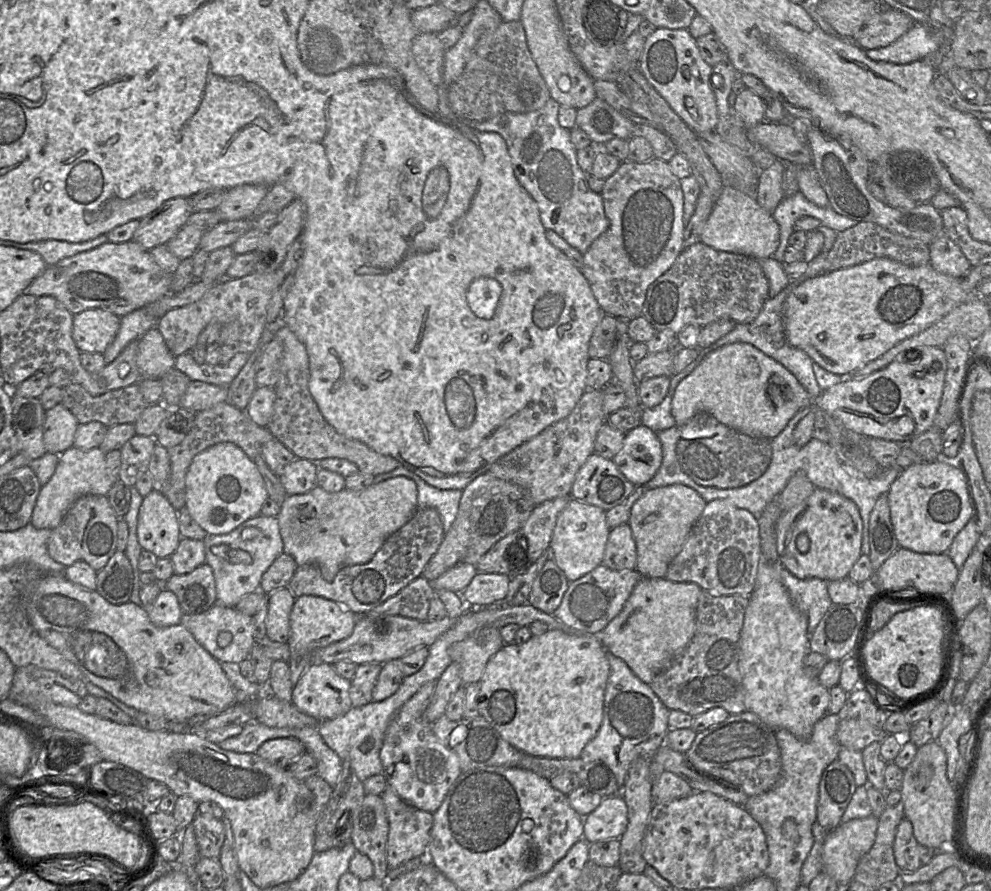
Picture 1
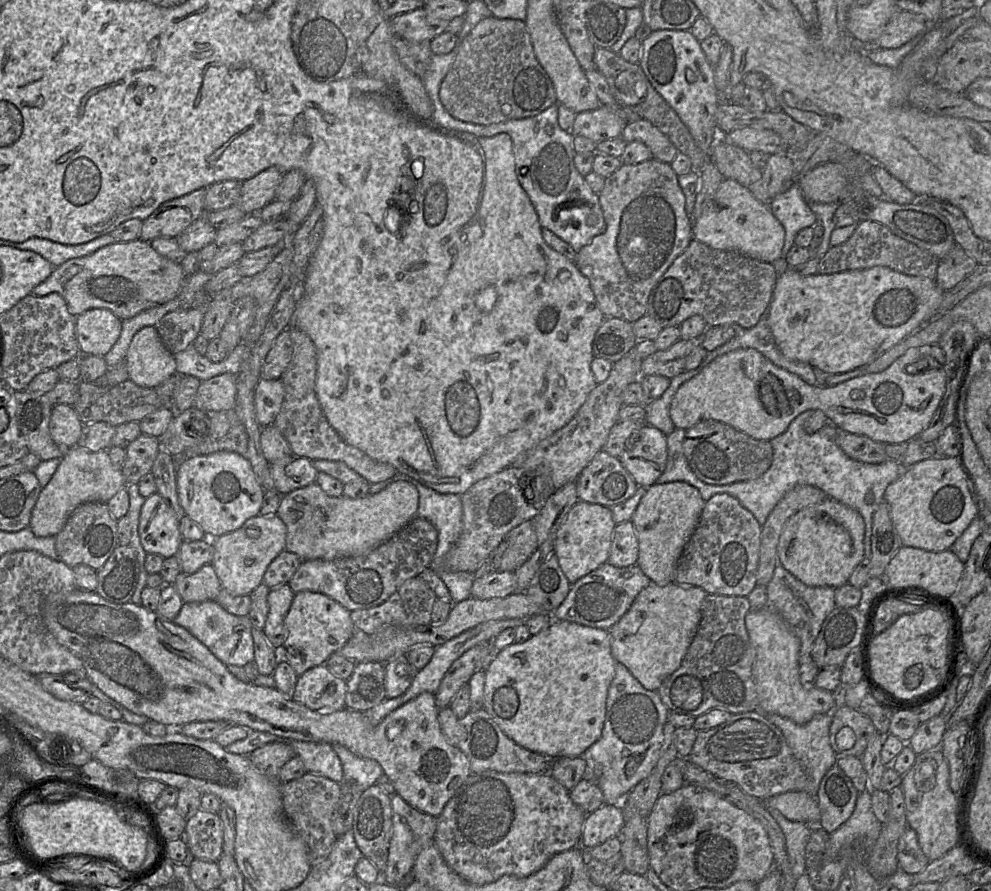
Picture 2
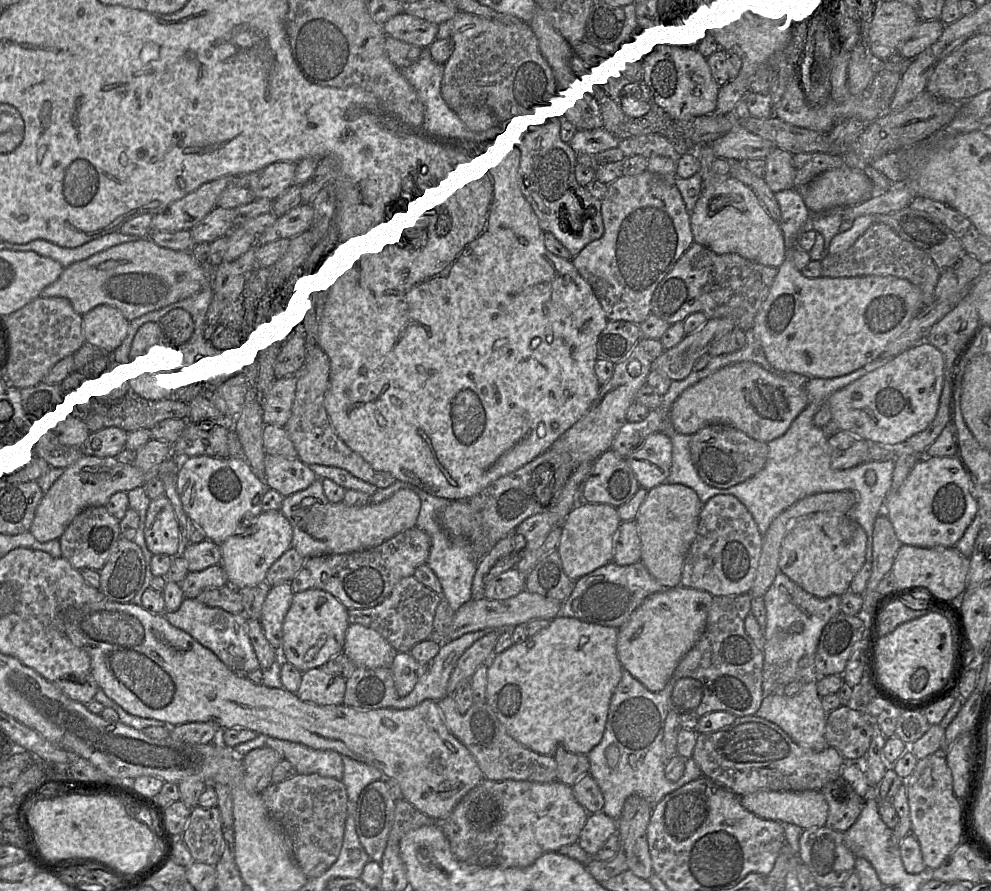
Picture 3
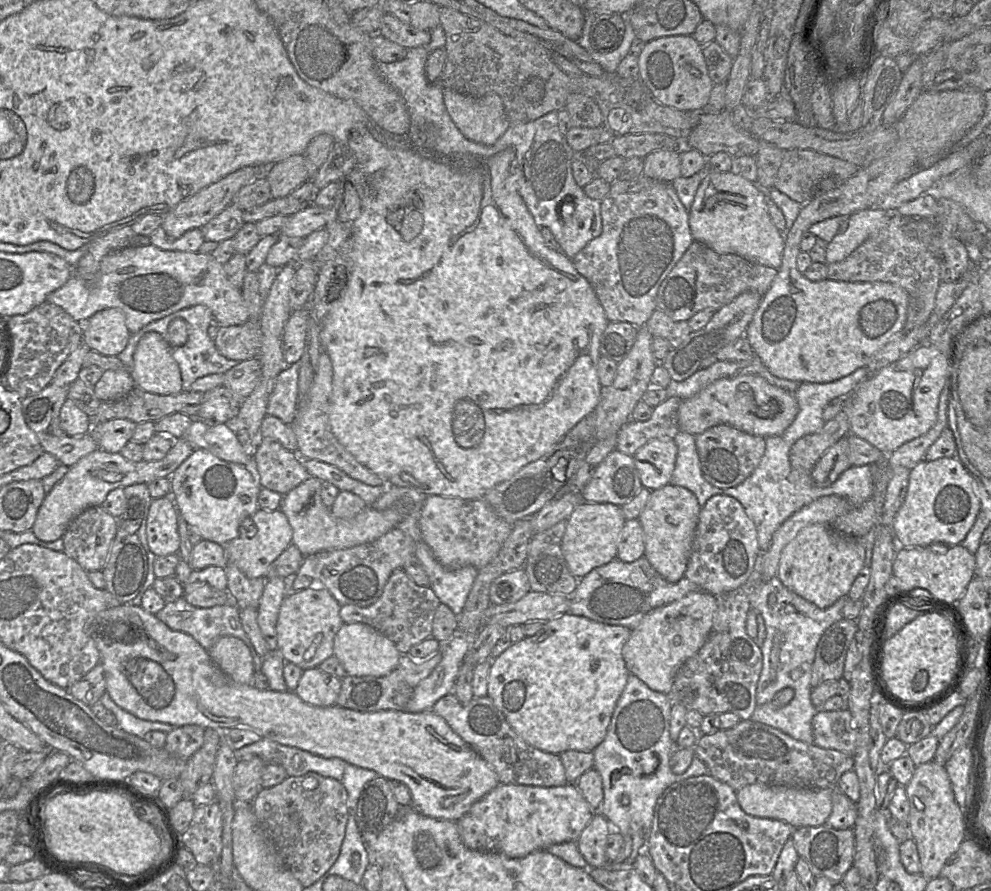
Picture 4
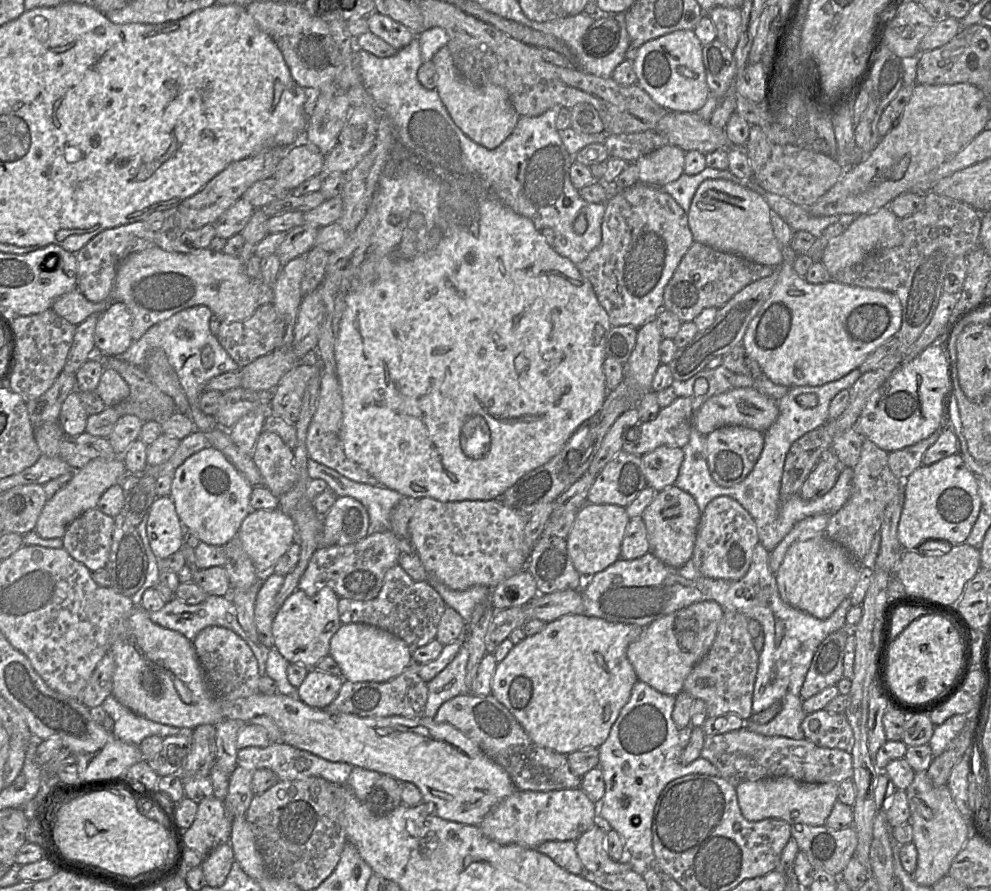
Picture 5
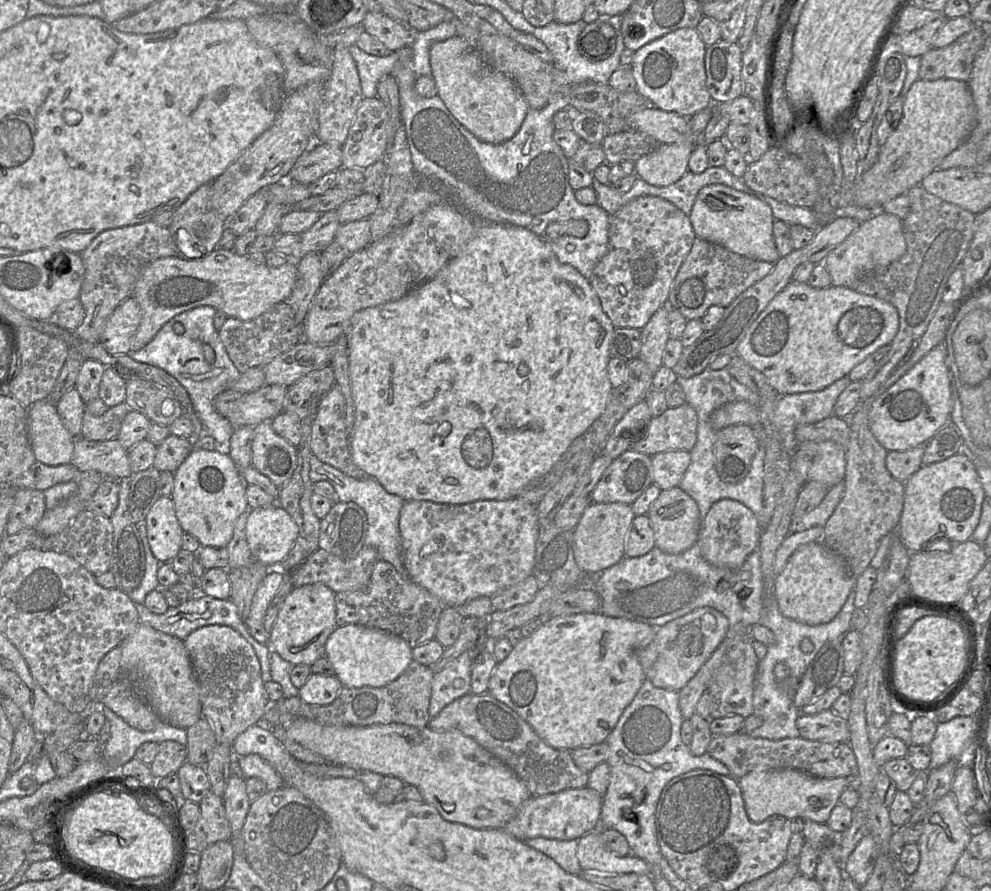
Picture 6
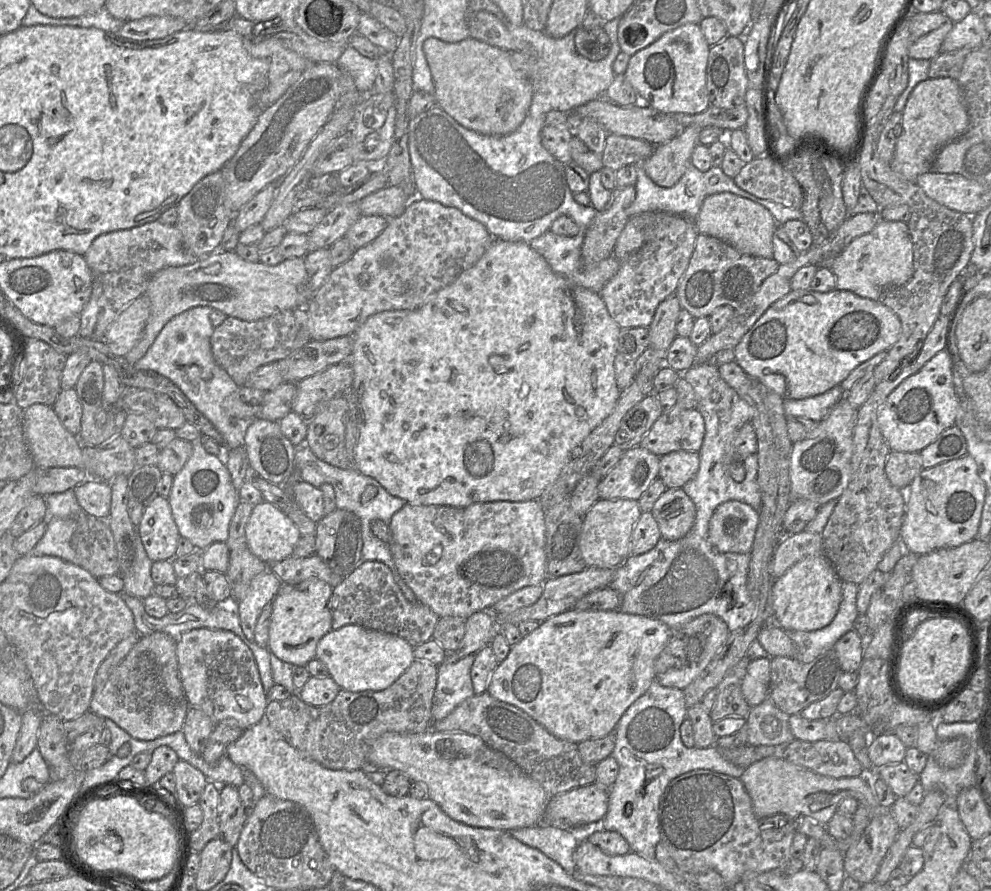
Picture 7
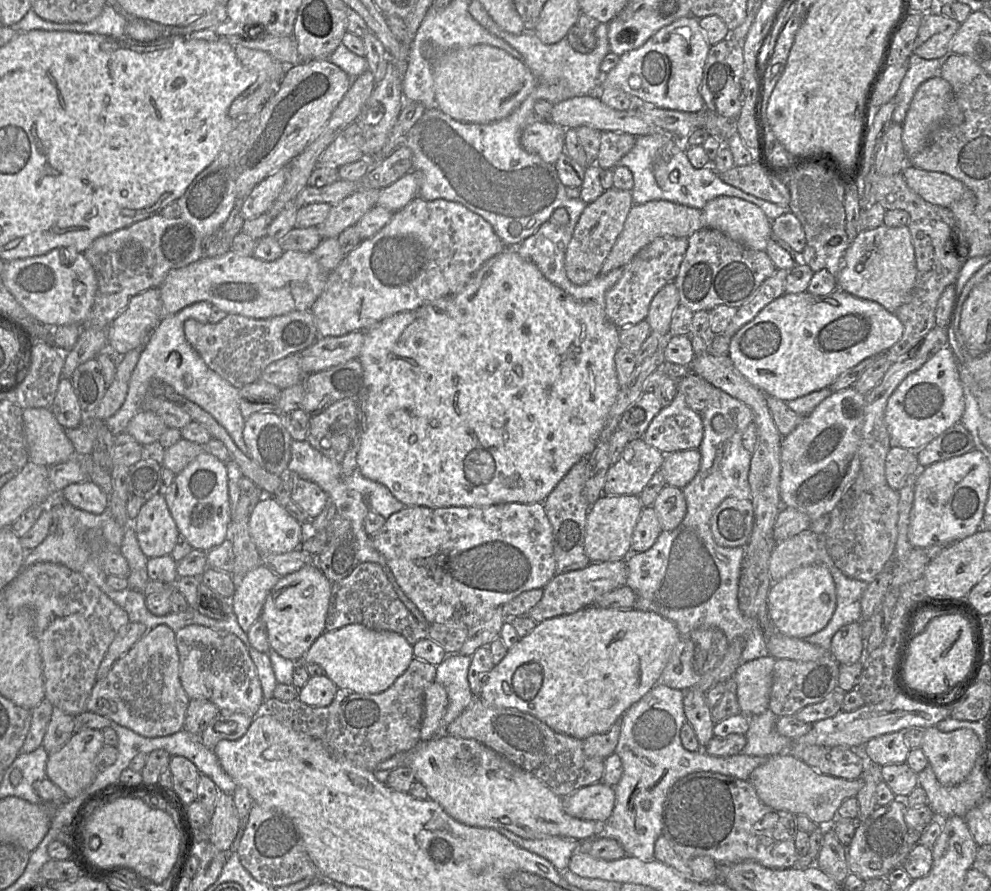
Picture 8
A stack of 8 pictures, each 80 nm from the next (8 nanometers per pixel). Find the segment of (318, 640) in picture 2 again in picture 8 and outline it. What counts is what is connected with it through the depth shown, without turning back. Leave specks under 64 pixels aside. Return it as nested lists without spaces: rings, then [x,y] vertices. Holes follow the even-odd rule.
[[[316,563],[279,578],[268,593],[260,615],[266,626],[271,650],[285,659],[300,663],[314,641],[326,631],[331,585],[332,582],[323,575]]]

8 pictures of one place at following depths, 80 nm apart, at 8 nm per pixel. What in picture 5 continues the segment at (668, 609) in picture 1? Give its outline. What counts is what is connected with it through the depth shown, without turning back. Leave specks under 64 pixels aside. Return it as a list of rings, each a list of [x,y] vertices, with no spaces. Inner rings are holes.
[[[715,601],[696,602],[644,627],[640,637],[627,648],[628,660],[638,680],[662,694],[676,696],[680,693],[687,676],[709,651],[723,613]]]

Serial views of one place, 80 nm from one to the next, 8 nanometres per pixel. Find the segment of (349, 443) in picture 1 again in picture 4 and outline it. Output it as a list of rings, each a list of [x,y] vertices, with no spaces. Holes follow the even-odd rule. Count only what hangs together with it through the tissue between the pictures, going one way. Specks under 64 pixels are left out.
[[[323,350],[314,376],[313,384],[307,393],[297,403],[296,415],[292,424],[298,442],[298,455],[302,460],[318,460],[337,467],[351,478],[370,486],[387,484],[379,475],[371,472],[359,463],[337,440],[331,430],[330,405],[332,396],[333,367],[328,353]]]

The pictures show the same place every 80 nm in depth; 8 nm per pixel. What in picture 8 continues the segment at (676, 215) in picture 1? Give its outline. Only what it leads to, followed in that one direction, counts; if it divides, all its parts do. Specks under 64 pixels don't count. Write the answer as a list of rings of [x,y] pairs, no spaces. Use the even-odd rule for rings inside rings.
[[[661,236],[643,247],[624,267],[621,278],[605,294],[607,318],[619,329],[646,319],[654,296],[675,280],[688,248],[688,238]]]

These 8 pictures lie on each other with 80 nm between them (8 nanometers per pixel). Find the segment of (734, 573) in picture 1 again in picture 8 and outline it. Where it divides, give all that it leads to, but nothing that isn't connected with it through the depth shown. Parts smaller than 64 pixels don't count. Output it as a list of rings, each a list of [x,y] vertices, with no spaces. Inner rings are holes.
[[[725,498],[713,512],[710,527],[722,547],[746,547],[754,526],[754,509],[749,499]]]

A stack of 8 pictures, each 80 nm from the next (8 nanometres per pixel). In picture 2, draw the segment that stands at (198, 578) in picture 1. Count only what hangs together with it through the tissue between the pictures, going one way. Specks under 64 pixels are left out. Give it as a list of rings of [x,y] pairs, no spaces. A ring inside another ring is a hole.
[[[212,564],[204,565],[193,574],[181,573],[173,585],[184,603],[215,601],[222,590]]]

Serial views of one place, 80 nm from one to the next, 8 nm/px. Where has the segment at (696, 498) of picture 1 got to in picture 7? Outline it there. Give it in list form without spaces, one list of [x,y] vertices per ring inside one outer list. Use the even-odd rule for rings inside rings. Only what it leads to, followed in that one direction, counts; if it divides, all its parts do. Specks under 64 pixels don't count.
[[[682,488],[666,489],[650,511],[658,525],[661,538],[675,541],[684,537],[693,527],[696,509]]]

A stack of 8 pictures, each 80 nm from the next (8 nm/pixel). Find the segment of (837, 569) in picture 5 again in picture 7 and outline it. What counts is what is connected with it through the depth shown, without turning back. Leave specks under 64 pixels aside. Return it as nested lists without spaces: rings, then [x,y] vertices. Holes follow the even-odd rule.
[[[823,554],[807,557],[791,566],[772,584],[774,622],[786,632],[814,631],[835,617],[841,599],[841,579]]]

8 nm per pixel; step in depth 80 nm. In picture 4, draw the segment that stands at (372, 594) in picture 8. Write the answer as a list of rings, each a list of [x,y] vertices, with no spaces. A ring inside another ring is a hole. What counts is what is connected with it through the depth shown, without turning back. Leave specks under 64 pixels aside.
[[[397,569],[374,604],[368,607],[343,605],[340,616],[346,624],[364,623],[373,627],[388,637],[401,655],[407,655],[413,646],[432,637],[434,615],[440,603],[430,587],[417,585],[403,569]]]

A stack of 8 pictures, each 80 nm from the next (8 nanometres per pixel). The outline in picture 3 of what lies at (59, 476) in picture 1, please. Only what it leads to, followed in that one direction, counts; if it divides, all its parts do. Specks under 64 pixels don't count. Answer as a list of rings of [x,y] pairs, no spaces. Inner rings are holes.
[[[83,454],[78,460],[64,469],[63,474],[44,493],[39,502],[29,531],[40,542],[59,539],[75,516],[83,509],[94,506],[105,506],[116,492],[128,492],[143,487],[148,481],[163,474],[177,474],[183,458],[171,454],[161,464],[150,471],[142,471],[134,464],[120,462],[115,456],[96,456]]]

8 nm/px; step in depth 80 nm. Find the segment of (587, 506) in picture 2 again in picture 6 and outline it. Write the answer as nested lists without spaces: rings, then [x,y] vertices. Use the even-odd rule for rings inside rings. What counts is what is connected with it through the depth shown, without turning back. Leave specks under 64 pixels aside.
[[[593,503],[585,509],[574,529],[573,550],[577,565],[586,577],[600,574],[625,557],[625,545],[635,514],[624,503]]]

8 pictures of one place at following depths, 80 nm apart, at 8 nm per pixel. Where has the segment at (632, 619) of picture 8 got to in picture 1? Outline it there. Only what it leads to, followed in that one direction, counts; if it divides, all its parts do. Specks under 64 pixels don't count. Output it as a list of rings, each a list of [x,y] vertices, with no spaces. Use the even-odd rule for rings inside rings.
[[[549,629],[523,644],[505,644],[493,655],[480,680],[477,697],[479,715],[509,744],[535,757],[579,758],[603,720],[604,696],[610,675],[606,648],[598,635]]]

